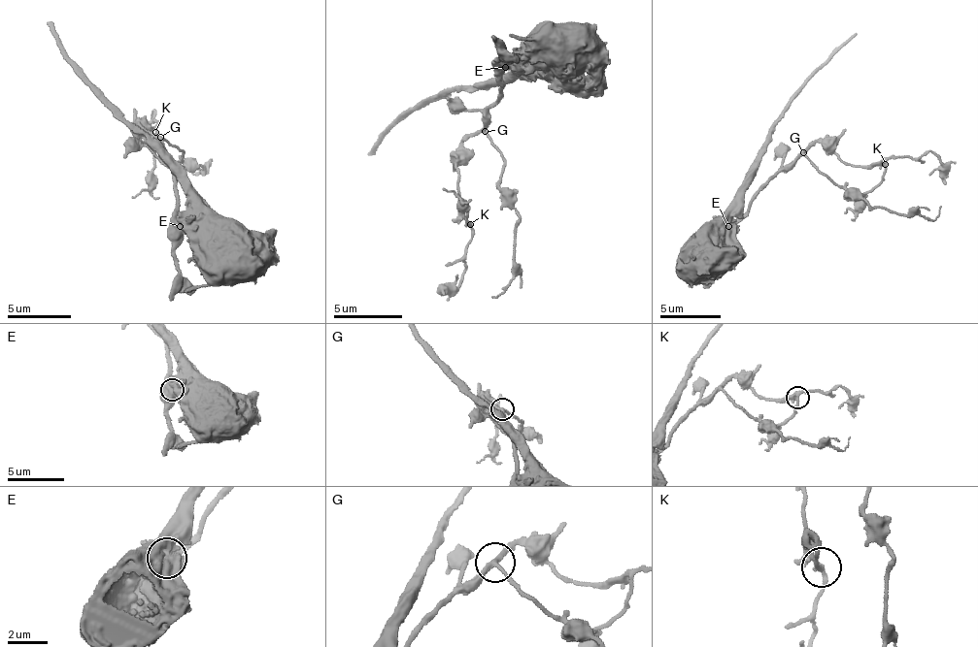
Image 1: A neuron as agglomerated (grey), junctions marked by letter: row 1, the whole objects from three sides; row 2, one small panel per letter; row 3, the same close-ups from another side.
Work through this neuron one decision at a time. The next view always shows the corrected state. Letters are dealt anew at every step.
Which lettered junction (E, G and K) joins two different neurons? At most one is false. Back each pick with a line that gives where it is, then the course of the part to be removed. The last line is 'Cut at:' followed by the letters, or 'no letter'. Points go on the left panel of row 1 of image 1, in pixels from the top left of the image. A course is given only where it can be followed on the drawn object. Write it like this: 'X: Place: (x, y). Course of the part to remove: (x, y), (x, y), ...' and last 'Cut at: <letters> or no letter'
E: Place: (180, 226). Course of the part to remove: (180, 227), (166, 152), (140, 128), (143, 143), (156, 125), (153, 111), (139, 145)
Cut at: E

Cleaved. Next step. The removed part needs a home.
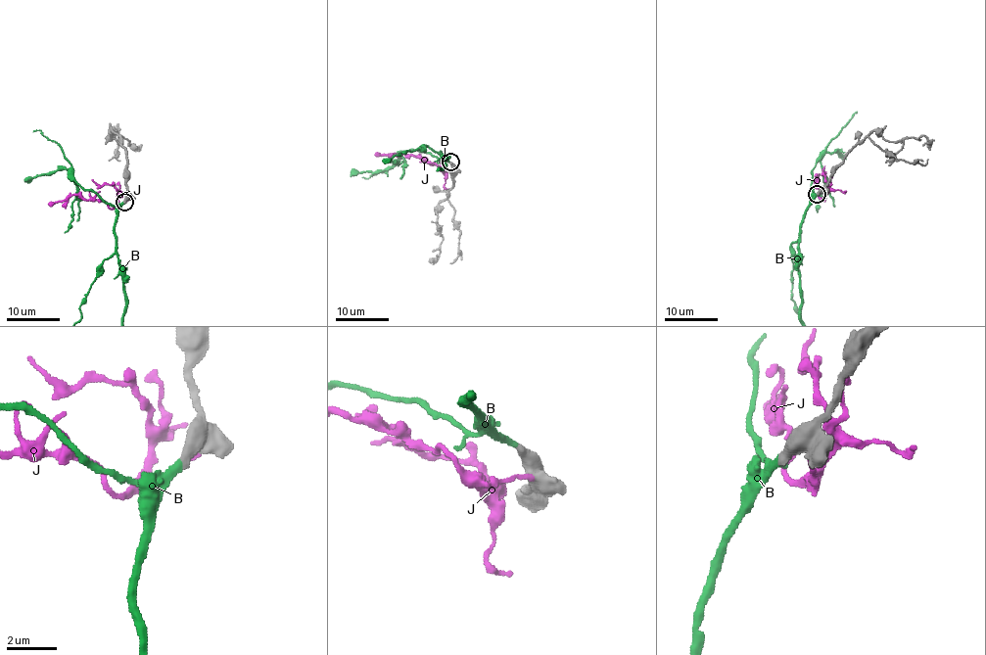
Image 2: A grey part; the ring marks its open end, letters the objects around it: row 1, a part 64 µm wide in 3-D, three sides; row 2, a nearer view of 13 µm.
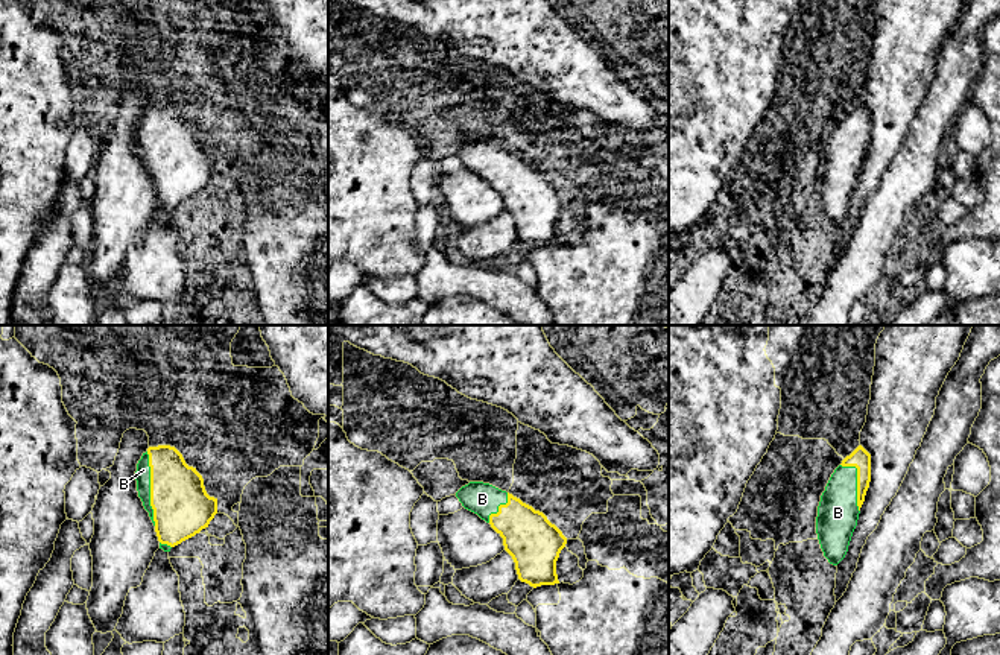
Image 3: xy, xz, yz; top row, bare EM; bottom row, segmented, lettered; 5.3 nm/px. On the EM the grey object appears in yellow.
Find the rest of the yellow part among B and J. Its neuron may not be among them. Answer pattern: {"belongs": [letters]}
{"belongs": ["B"]}

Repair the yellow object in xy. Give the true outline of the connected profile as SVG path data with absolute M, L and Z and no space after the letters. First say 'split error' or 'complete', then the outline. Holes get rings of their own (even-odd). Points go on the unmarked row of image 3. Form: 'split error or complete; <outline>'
split error; M149 106L137 123L135 140L138 157L149 172L160 208L164 211L170 211L172 207L208 187L217 173L217 158L207 153L202 135L185 123L175 106Z

